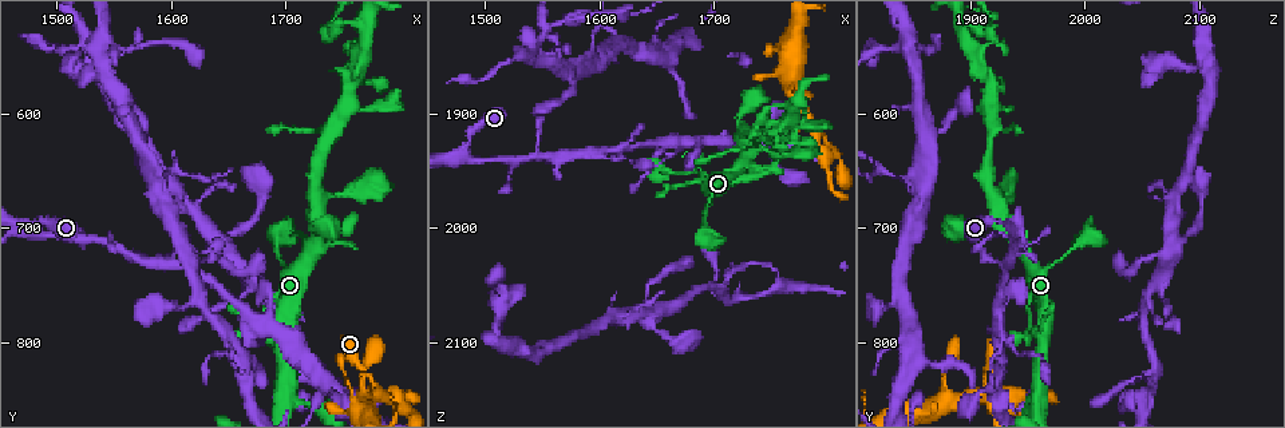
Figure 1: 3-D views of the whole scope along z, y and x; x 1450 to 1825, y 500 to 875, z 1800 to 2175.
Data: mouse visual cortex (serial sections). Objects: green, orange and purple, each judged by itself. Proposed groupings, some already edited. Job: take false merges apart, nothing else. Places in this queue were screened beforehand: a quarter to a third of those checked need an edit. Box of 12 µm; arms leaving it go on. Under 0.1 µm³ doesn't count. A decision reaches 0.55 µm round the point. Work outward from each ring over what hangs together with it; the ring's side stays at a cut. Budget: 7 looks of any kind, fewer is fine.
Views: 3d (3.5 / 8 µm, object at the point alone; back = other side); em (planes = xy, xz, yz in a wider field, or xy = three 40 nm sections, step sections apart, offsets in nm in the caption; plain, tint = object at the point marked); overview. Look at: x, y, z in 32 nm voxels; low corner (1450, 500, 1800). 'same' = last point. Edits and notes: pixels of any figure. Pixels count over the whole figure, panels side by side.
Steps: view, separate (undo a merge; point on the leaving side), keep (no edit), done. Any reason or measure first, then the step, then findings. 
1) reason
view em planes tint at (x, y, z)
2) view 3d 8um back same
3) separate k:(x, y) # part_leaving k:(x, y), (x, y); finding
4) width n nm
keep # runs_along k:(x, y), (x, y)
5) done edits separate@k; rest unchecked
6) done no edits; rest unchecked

calibre changes
view em xy step 3 tint at (1768, 826, 1876)

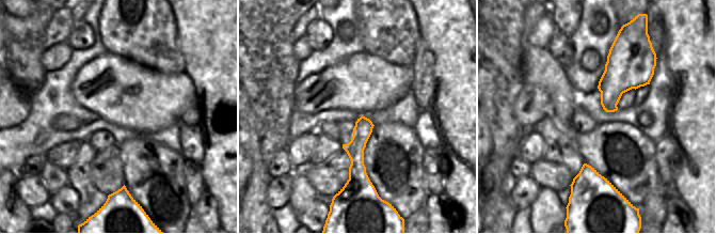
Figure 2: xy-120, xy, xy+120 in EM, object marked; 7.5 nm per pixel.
wider look
view 3d 3.5um same

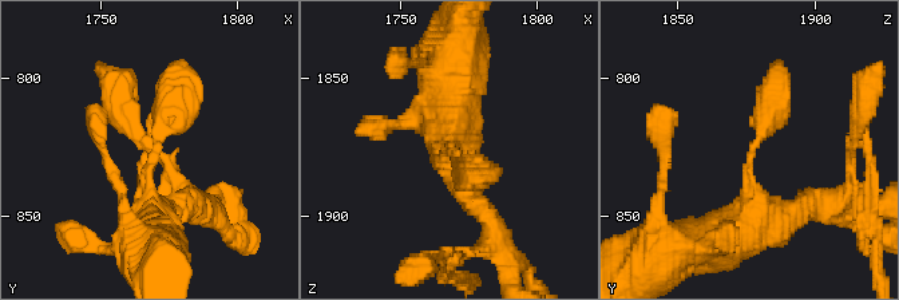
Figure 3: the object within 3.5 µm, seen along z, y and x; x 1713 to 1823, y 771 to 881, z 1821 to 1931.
keep # runs_along 2:(364, 120), (356, 177), (349, 185); all the same cell

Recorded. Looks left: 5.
two arms at a narrow angle
view 3d 3.5um at (1482, 700, 1932)

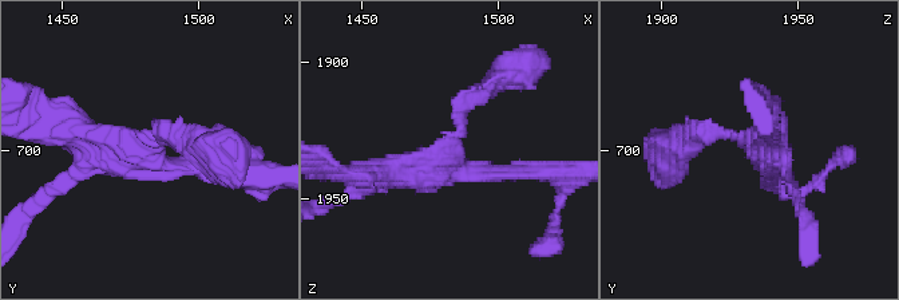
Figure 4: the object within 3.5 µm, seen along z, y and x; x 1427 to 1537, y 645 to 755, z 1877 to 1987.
arms 4; arm_widths 200, 250, 250, 300 nm; shape alone is not enough
view em xy step 2 plain at (1483, 699, 1933)

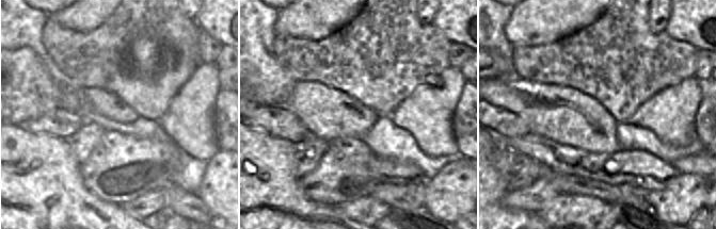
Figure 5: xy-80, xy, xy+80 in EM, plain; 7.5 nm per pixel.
view em xy step 2 tint same

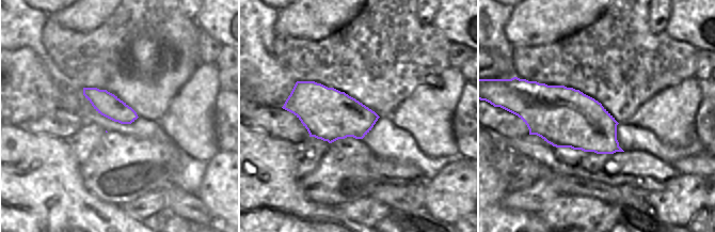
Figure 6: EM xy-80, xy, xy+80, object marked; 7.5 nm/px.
width 380 nm
keep # runs_along 4:(684, 146), (735, 134), (769, 174); all the same cell

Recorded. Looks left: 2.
abrupt turn
view 3d 3.5um at (1734, 528, 1918)

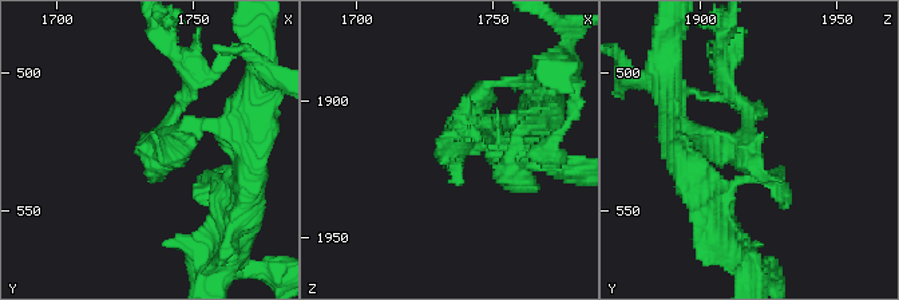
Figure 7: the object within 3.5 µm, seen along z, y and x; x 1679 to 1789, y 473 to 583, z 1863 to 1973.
shape alone is not enough
view em planes tint at (1734, 529, 1916)

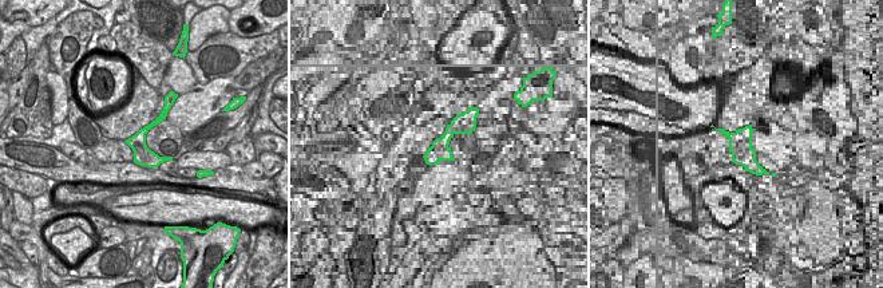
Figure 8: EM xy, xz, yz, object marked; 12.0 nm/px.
separate 7:(185, 91) # part_leaving 7:(162, 125), (200, 75), (220, 75); two cells meet here

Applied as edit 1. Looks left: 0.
done edits separate@7; rest unchecked

